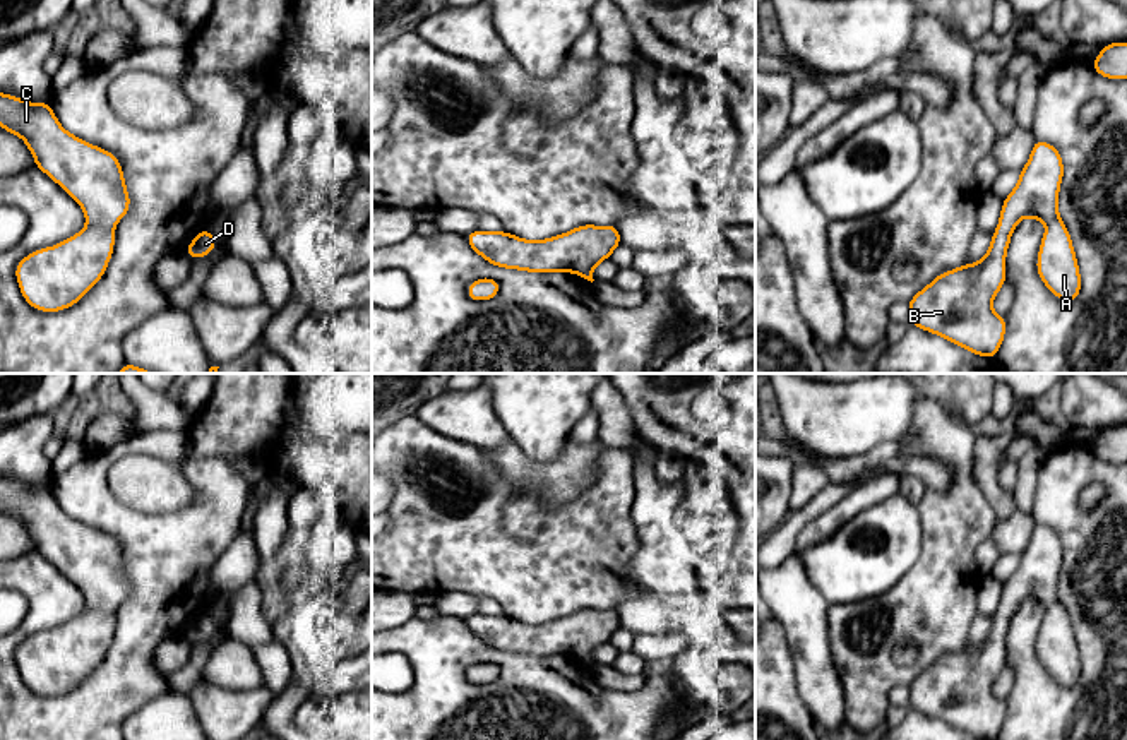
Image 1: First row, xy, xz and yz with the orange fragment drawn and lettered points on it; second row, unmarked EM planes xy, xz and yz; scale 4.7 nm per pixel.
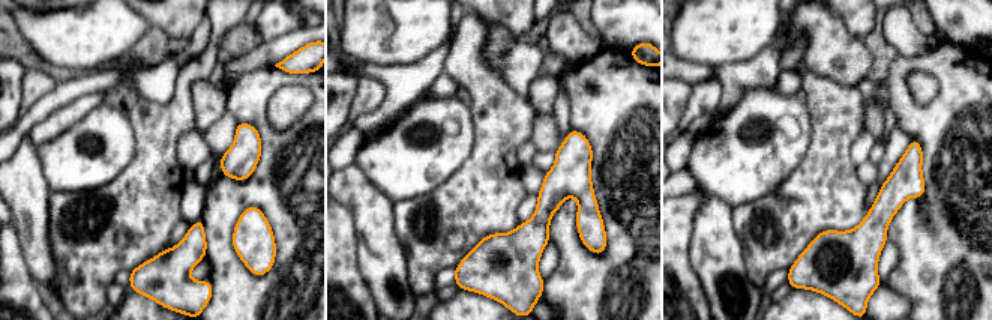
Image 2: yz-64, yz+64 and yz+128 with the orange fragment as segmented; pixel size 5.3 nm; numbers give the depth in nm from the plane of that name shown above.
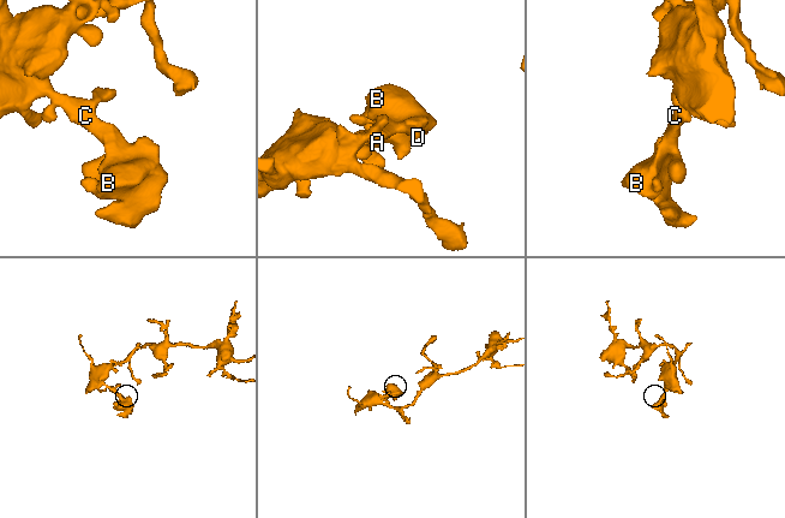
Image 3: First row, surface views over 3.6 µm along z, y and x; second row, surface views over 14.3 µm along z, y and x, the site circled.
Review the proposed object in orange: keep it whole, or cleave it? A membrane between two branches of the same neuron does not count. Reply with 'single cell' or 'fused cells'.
single cell

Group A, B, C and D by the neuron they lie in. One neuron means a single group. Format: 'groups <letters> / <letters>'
groups A B C D

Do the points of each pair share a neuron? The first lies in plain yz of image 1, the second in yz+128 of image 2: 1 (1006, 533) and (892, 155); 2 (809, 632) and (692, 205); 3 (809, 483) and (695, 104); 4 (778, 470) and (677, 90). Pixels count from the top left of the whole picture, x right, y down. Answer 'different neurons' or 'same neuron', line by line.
1: different neurons
2: different neurons
3: same neuron
4: same neuron

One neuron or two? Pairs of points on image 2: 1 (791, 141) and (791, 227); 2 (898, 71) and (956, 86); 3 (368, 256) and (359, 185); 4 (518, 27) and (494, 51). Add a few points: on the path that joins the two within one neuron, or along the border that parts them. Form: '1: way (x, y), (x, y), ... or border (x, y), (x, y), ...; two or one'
1: border (811, 143), (797, 167), (773, 191), (764, 196); two
2: way (913, 63), (934, 63), (941, 71); one
3: way (368, 238), (366, 203); one
4: border (483, 20), (492, 24), (503, 24), (520, 38); two

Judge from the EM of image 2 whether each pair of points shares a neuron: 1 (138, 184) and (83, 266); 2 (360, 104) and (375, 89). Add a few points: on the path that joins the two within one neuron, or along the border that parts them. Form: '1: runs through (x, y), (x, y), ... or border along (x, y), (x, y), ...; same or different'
1: runs through (137, 205), (96, 245); same
2: runs through (363, 101), (372, 92); same

